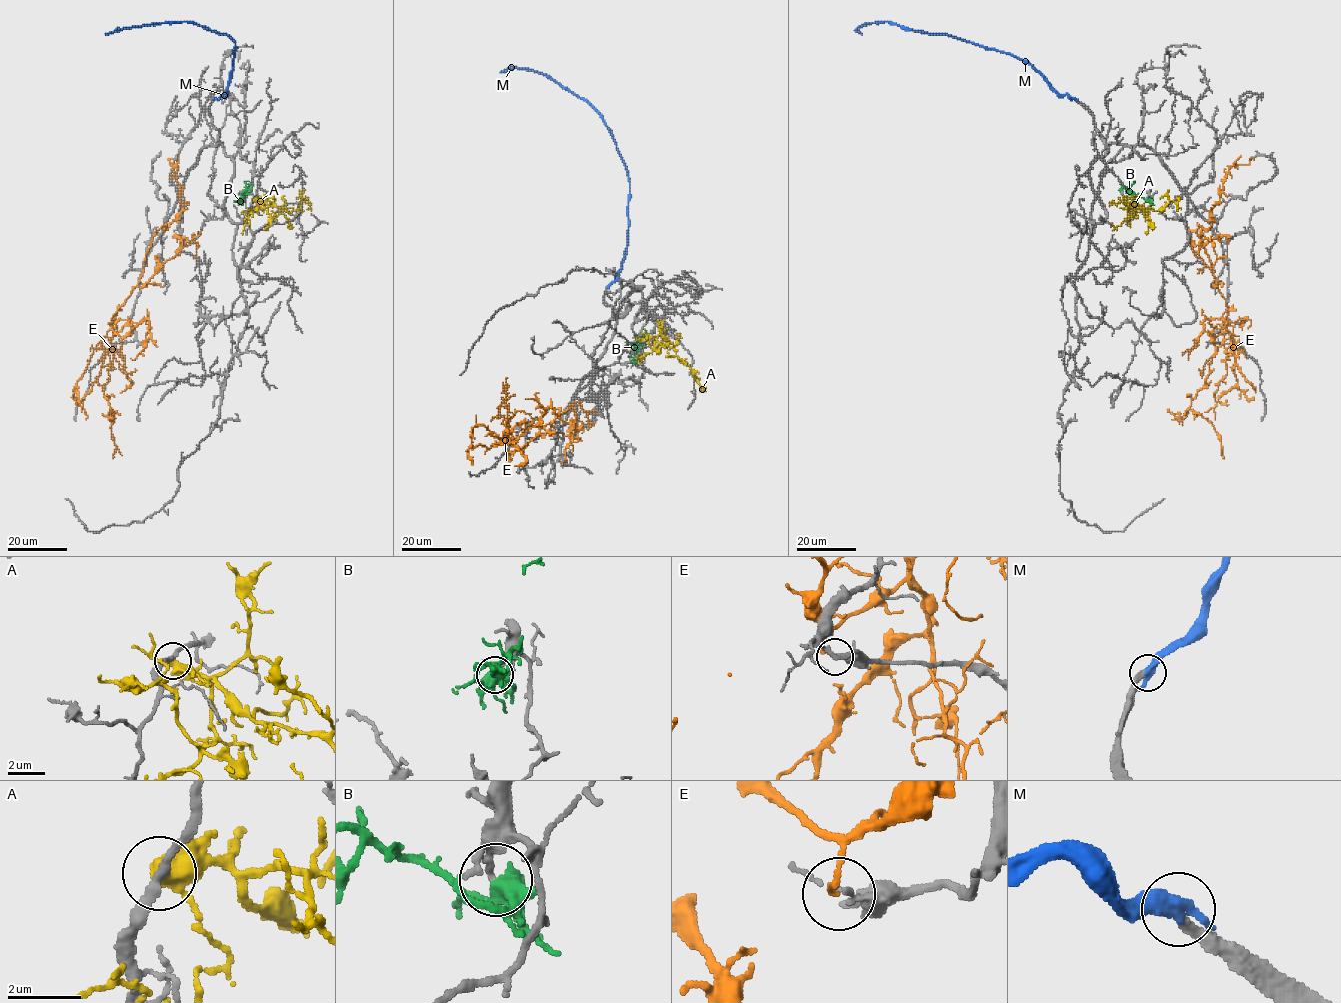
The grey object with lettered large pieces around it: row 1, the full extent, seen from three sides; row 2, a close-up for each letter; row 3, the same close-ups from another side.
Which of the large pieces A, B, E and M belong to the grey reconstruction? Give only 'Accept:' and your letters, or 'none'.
Accept: M

